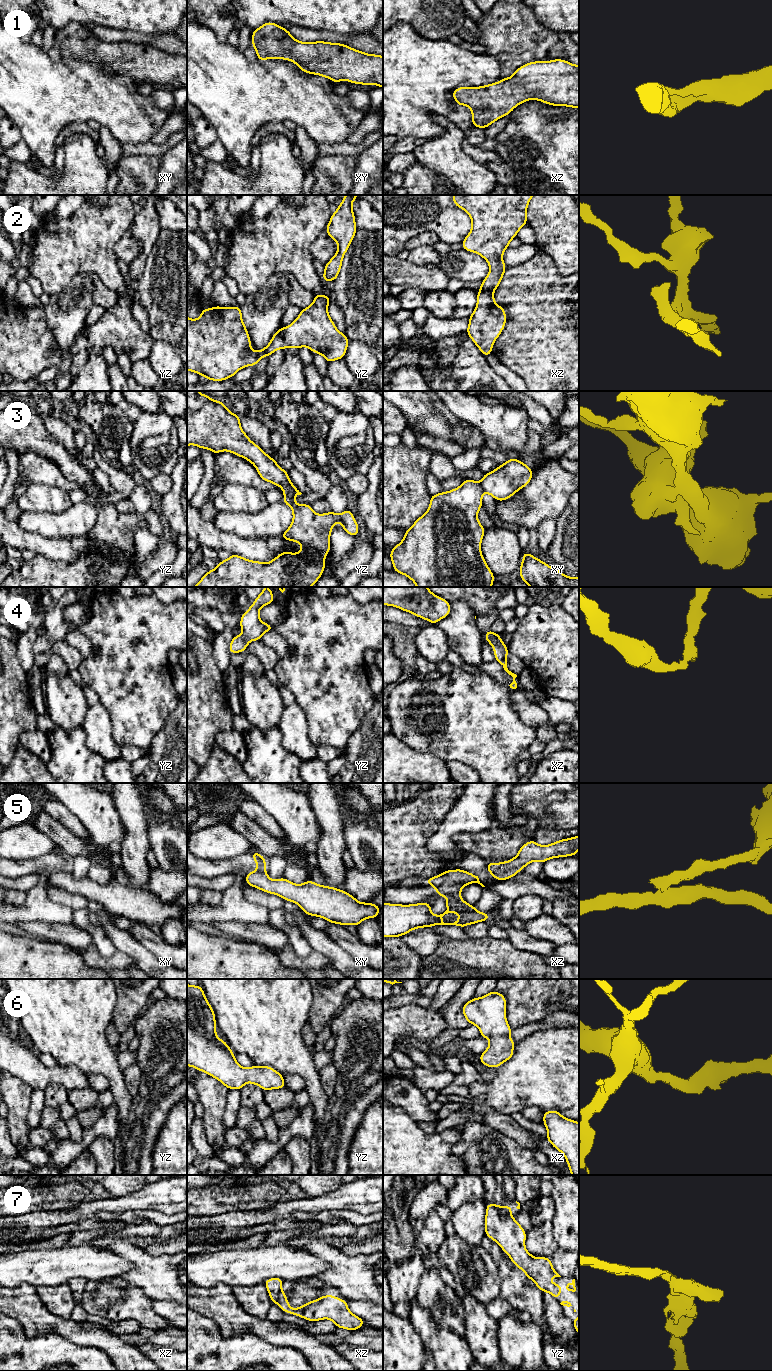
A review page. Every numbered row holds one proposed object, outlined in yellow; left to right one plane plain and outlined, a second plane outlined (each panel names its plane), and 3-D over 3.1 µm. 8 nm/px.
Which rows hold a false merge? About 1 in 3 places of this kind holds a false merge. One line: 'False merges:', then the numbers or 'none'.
False merges: 3, 5, 7

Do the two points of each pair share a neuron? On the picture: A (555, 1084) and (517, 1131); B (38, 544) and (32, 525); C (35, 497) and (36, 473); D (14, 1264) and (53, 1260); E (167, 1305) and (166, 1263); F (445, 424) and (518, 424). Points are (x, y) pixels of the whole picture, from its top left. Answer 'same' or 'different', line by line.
A: different
B: different
C: different
D: same
E: different
F: different

